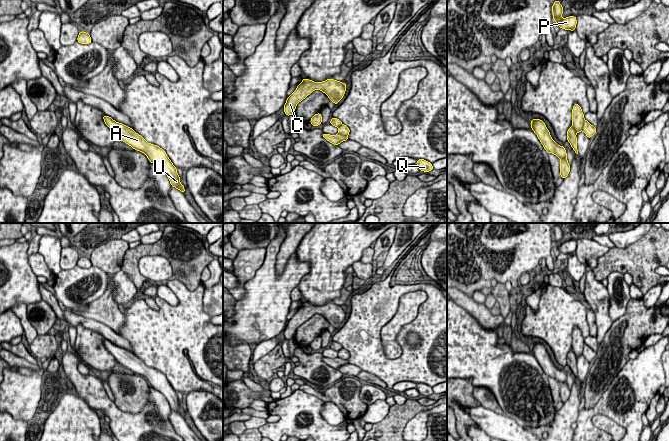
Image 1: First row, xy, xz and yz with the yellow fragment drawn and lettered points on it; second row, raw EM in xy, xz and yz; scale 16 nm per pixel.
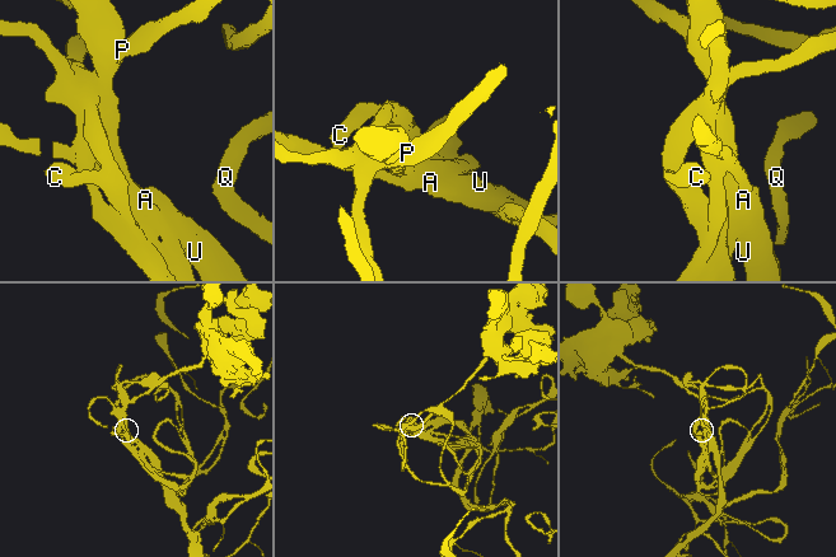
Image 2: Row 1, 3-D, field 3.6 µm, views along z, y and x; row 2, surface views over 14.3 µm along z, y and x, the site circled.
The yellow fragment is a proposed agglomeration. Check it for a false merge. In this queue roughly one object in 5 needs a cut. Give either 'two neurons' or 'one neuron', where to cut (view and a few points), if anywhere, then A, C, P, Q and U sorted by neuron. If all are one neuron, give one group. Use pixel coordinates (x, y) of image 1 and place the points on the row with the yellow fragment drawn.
one neuron; cut none; groups A C P Q U

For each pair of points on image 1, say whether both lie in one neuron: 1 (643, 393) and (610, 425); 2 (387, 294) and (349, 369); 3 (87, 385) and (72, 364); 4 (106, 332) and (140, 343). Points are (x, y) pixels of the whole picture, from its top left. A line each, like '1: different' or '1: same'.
1: different
2: different
3: same
4: different

